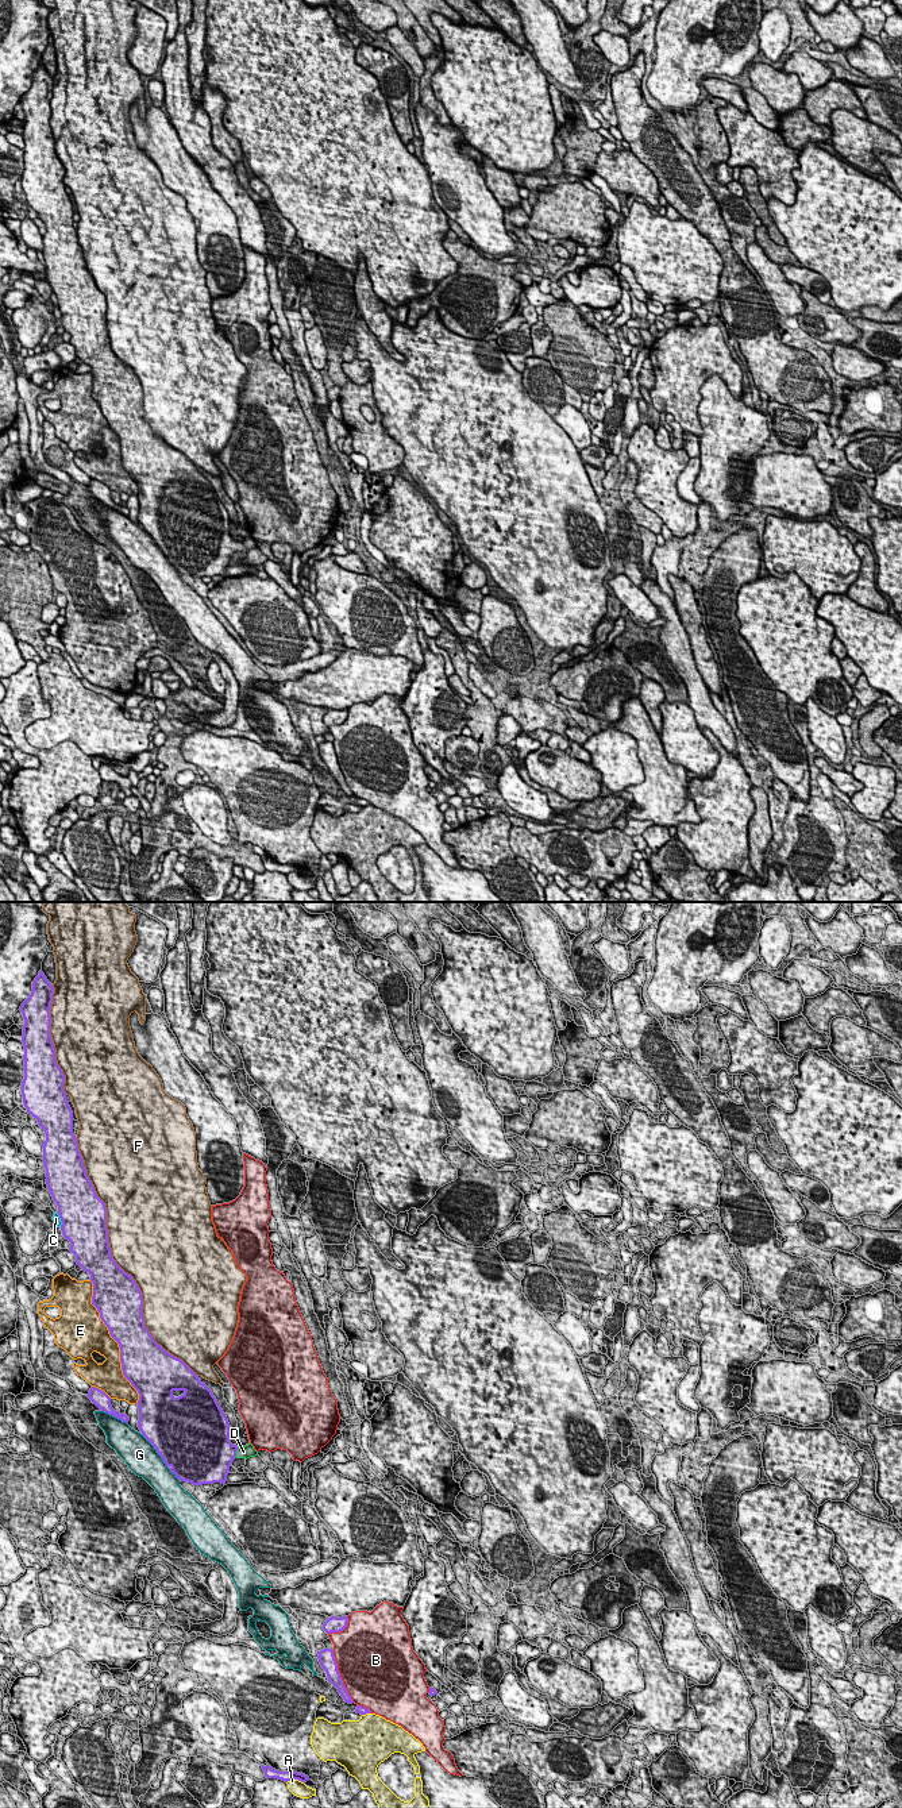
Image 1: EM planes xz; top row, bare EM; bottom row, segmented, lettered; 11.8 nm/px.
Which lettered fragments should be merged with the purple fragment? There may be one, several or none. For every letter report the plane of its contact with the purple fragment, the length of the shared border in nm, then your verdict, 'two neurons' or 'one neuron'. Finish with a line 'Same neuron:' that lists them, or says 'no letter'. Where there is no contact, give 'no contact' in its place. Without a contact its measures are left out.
A: xz | 200 nm | two neurons
B: xz | 700 nm | two neurons
C: xz | 170 nm | two neurons
D: xz | 150 nm | one neuron
E: xz | 1600 nm | two neurons
F: xz | 3200 nm | two neurons
G: xz | 700 nm | two neurons
Same neuron: D

